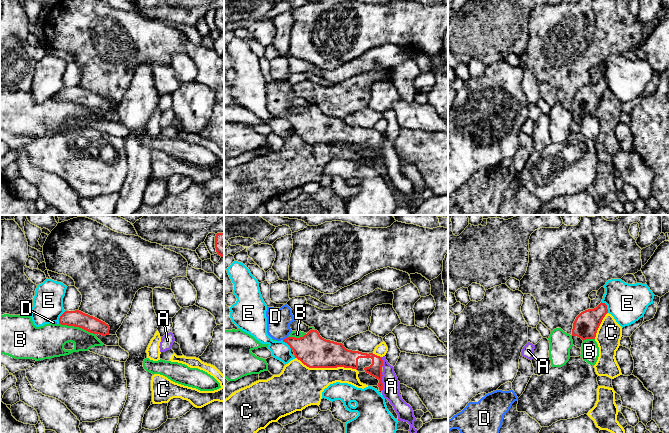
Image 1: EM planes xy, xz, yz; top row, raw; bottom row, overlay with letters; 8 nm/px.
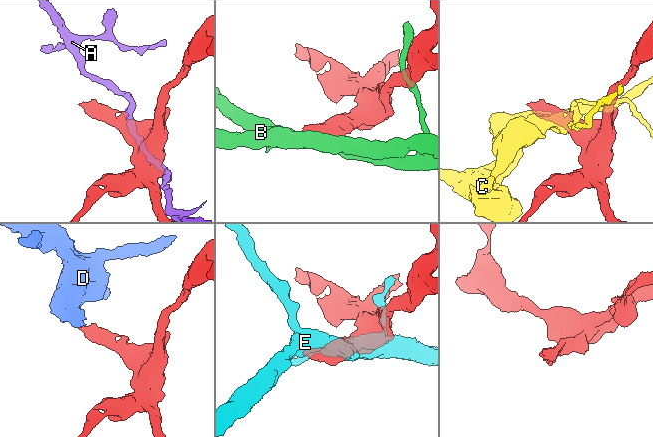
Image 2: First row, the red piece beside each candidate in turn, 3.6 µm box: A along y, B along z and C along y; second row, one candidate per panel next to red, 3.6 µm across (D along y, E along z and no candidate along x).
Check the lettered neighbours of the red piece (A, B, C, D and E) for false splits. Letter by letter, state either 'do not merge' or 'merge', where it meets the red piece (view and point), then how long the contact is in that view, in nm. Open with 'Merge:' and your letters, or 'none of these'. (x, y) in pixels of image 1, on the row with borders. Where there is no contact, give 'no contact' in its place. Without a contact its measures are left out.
Merge: D
A: do not merge; contact xz (381, 381); length 150 nm
B: do not merge; contact xy (77, 326); length 300 nm
C: do not merge; contact xz (326, 367); length 500 nm
D: merge; contact xz (286, 338); length 50 nm
E: do not merge; contact xy (60, 317); length 120 nm

